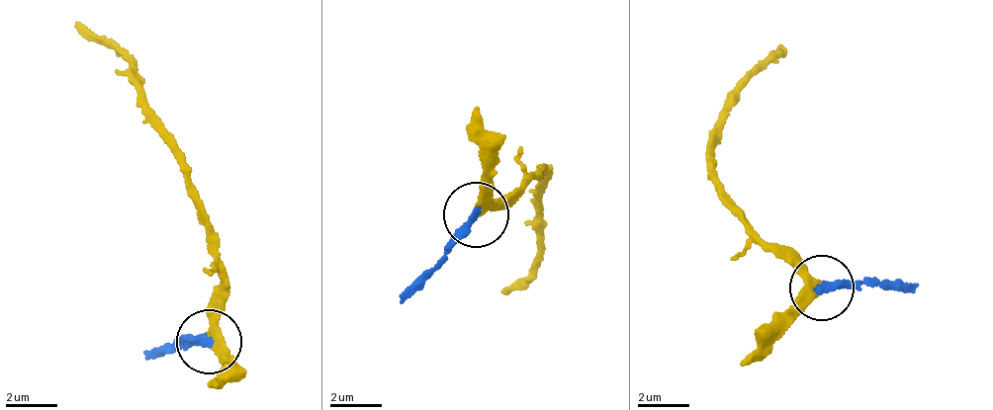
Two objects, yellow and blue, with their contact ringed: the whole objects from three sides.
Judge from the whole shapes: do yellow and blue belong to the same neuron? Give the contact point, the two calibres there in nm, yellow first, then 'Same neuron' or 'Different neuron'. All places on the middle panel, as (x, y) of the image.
Place: (476, 214). Thickness 280 nm (yellow) against 280 nm. Same neuron

